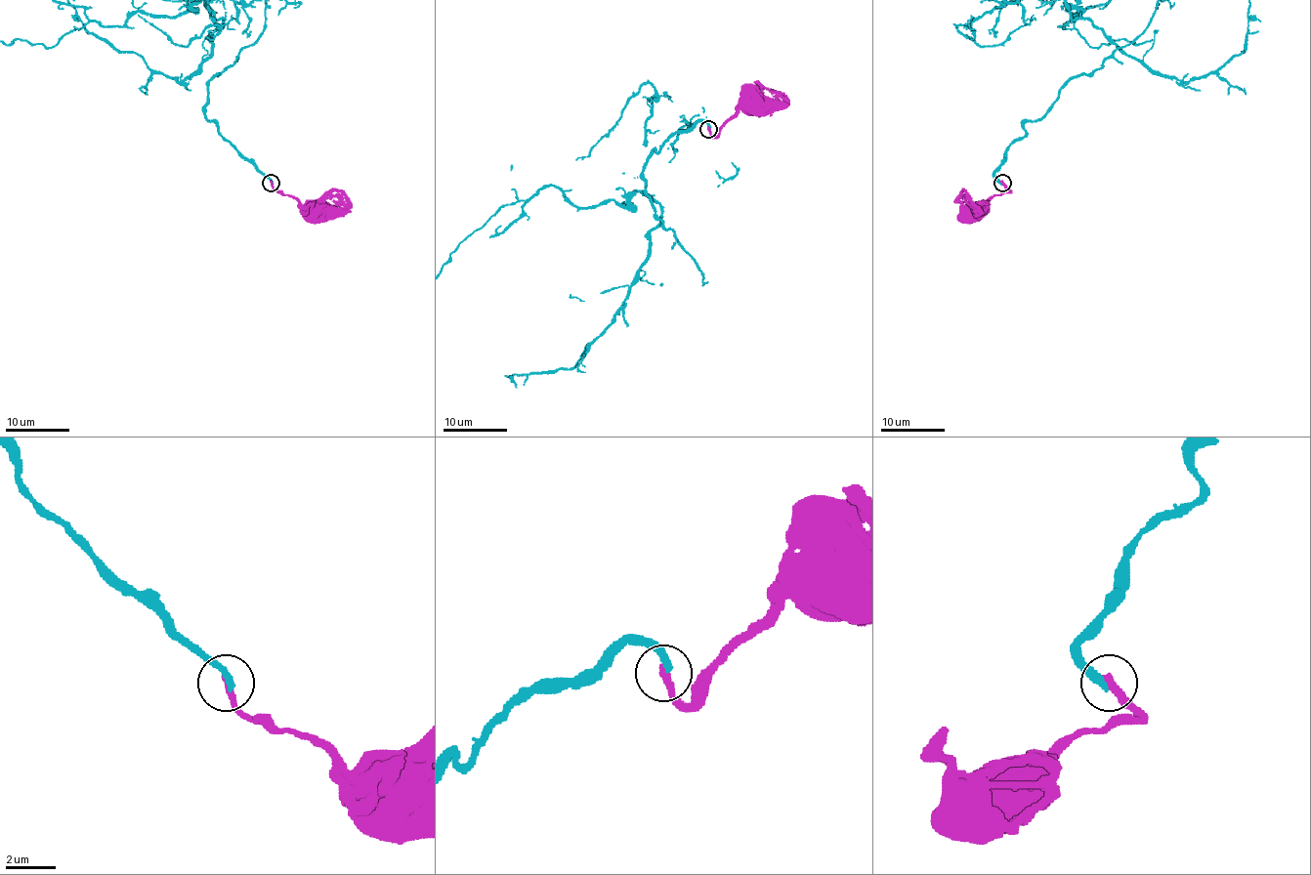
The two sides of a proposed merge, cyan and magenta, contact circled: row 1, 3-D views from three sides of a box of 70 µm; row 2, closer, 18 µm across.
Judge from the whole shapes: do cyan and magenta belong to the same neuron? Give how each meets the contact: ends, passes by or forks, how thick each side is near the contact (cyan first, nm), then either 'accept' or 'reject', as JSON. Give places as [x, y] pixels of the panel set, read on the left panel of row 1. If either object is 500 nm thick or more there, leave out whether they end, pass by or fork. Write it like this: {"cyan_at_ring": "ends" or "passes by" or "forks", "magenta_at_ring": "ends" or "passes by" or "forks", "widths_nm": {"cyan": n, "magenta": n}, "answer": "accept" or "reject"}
{"cyan_at_ring": "ends", "magenta_at_ring": "ends", "widths_nm": {"cyan": 320, "magenta": 360}, "answer": "reject"}

